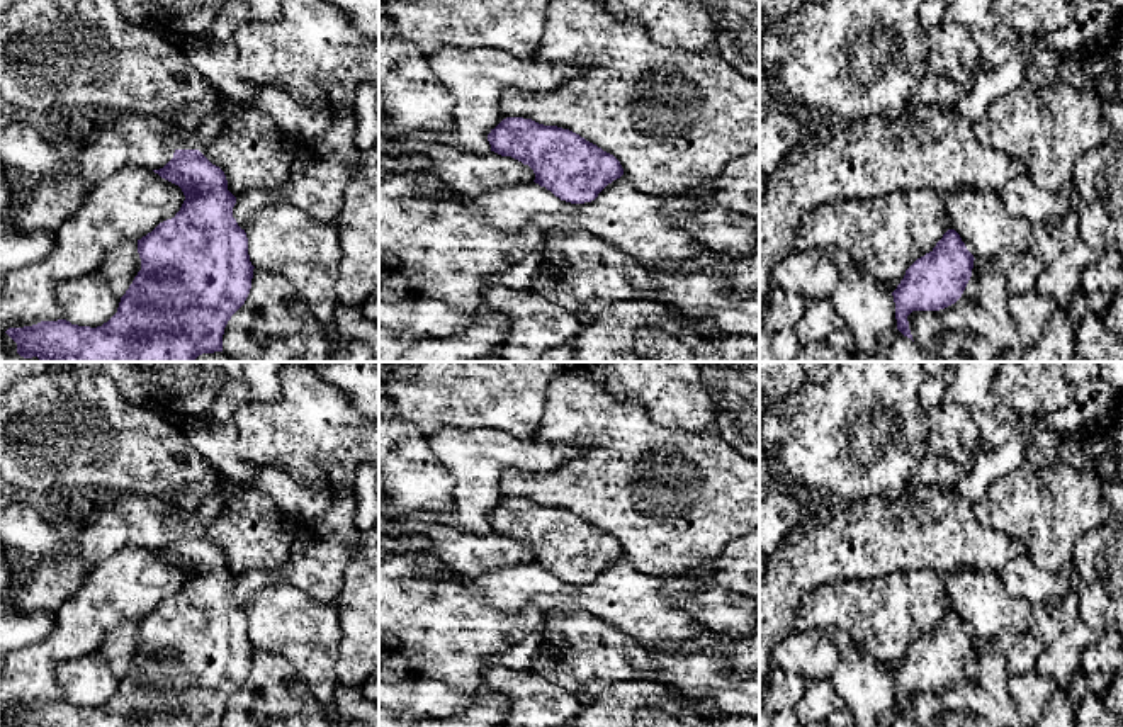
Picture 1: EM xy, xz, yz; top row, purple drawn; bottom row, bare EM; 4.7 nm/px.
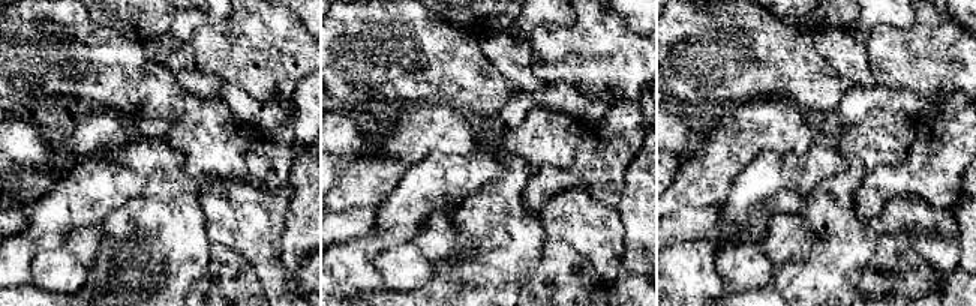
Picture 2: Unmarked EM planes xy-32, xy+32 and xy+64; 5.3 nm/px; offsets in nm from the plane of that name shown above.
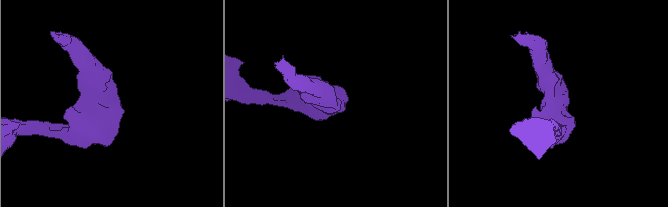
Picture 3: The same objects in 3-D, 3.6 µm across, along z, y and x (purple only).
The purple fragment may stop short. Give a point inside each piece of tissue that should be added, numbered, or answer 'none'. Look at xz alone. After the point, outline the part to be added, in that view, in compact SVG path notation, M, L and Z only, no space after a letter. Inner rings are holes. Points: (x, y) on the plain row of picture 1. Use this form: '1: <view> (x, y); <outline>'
none

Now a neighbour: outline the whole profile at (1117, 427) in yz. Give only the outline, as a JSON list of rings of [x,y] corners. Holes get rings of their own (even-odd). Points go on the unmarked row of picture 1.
[[[1123,392],[1118,394],[1118,406],[1115,420],[1108,431],[1115,437],[1116,457],[1118,457],[1118,474],[1116,482],[1123,486]]]

